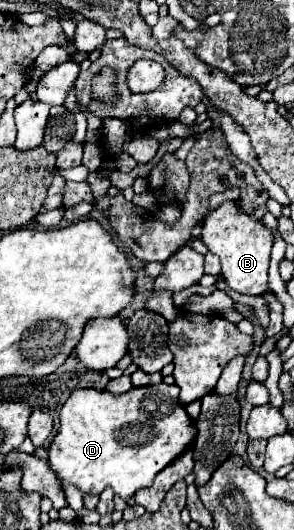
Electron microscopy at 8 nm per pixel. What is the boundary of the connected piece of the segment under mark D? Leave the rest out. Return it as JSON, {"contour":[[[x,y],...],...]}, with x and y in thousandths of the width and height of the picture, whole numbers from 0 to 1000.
{"contour":[[[544,723],[544,726],[517,726],[517,730],[463,730],[463,734],[442,734],[435,742],[415,742],[415,745],[381,745],[367,738],[333,738],[333,734],[259,734],[231,757],[211,764],[204,772],[204,806],[197,806],[197,817],[190,825],[177,828],[170,843],[163,843],[163,881],[184,889],[190,904],[204,908],[211,919],[224,915],[252,915],[265,919],[279,930],[306,930],[306,934],[340,934],[361,919],[381,919],[388,930],[415,942],[435,942],[449,938],[469,923],[483,919],[510,919],[531,892],[551,889],[571,874],[585,874],[626,847],[639,847],[639,840],[653,840],[667,825],[667,806],[660,798],[646,794],[646,787],[633,783],[626,768],[605,760],[605,730],[599,726],[565,726],[565,723]]]}

